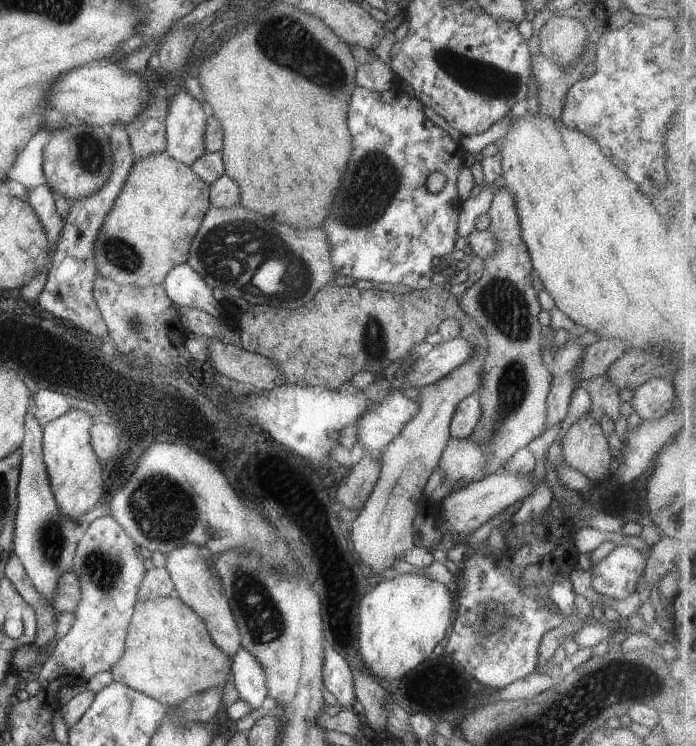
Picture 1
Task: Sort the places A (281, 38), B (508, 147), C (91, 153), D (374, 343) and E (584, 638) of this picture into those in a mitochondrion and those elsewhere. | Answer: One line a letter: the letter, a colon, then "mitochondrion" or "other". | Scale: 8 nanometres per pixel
A: mitochondrion
B: other
C: mitochondrion
D: mitochondrion
E: other

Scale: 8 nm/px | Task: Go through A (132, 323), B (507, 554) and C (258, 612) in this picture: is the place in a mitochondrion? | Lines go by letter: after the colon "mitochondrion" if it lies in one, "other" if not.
A: mitochondrion
B: other
C: mitochondrion

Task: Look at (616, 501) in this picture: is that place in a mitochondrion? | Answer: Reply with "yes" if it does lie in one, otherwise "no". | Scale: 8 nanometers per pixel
no

